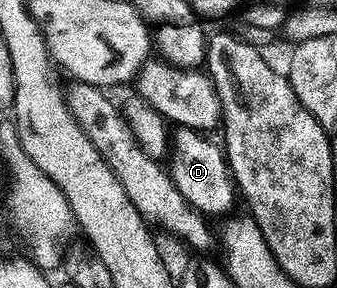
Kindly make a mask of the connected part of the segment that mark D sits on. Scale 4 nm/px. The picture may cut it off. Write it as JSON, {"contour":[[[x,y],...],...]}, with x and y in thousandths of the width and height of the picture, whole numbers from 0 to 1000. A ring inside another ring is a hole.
{"contour":[[[522,438],[504,465],[504,545],[493,563],[493,590],[510,608],[516,653],[540,667],[570,726],[591,729],[608,750],[665,750],[685,733],[677,726],[685,722],[688,698],[703,698],[706,660],[662,517],[644,497],[638,507],[617,479],[626,476],[614,462],[561,438]]]}

